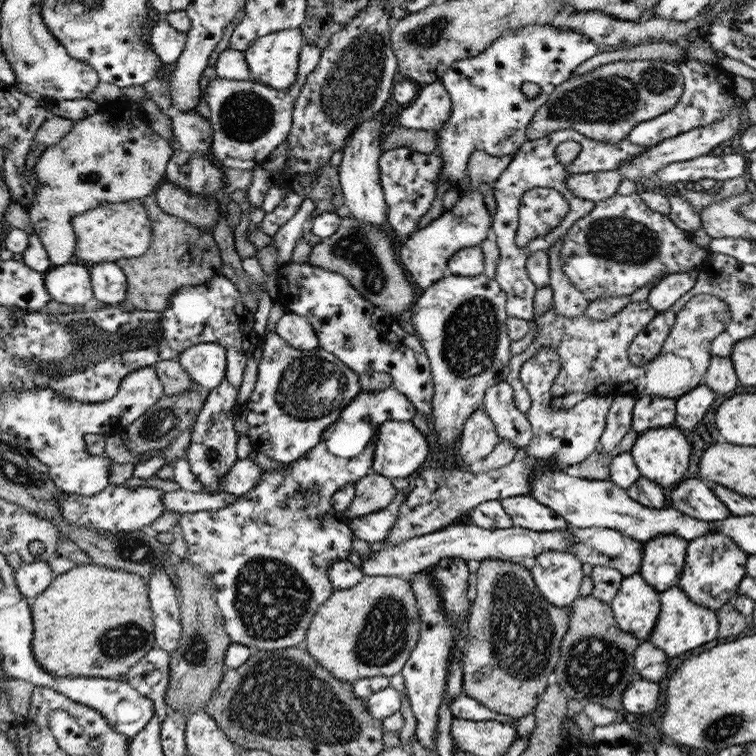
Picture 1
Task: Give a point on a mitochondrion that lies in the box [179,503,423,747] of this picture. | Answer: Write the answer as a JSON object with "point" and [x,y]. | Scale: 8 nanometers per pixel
{"point":[269,597]}

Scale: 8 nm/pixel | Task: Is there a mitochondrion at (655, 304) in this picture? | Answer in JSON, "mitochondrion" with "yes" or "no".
{"mitochondrion":"no"}

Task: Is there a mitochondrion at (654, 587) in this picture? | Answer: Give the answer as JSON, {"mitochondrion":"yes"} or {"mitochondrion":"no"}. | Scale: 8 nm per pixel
{"mitochondrion":"no"}

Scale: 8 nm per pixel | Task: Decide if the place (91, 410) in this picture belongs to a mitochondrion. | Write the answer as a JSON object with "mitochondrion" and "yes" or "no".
{"mitochondrion":"no"}

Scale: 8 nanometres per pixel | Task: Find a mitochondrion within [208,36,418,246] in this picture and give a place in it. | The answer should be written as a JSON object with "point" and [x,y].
{"point":[243,114]}

